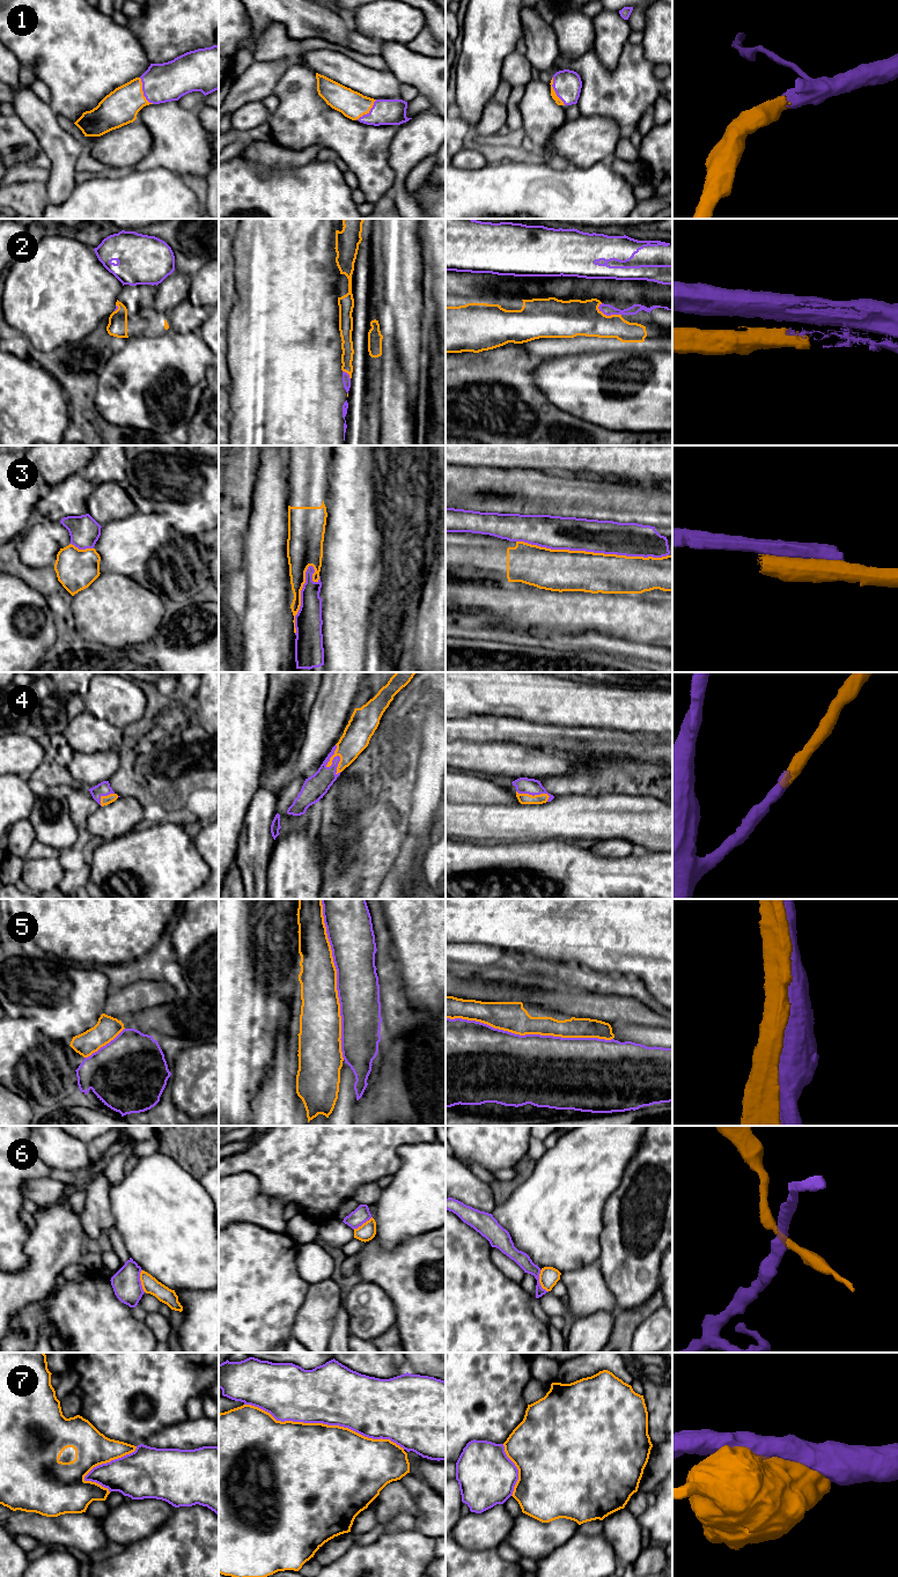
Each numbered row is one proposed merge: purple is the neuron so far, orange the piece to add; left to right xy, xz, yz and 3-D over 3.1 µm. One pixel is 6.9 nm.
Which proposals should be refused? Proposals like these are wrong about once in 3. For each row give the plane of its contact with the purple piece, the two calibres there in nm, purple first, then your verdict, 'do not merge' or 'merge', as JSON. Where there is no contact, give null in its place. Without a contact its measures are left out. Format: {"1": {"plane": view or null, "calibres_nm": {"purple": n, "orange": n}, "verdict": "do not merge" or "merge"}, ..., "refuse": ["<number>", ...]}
{"1": {"plane": "xy", "calibres_nm": {"purple": 280, "orange": 240}, "verdict": "merge"}, "2": {"plane": "yz", "calibres_nm": {"purple": 80, "orange": 260}, "verdict": "do not merge"}, "3": {"plane": "yz", "calibres_nm": {"purple": 240, "orange": 280}, "verdict": "do not merge"}, "4": {"plane": "xz", "calibres_nm": {"purple": 160, "orange": 190}, "verdict": "merge"}, "5": {"plane": "yz", "calibres_nm": {"purple": 480, "orange": 200}, "verdict": "do not merge"}, "6": {"plane": "yz", "calibres_nm": {"purple": 100, "orange": 140}, "verdict": "do not merge"}, "7": {"plane": "xz", "calibres_nm": {"purple": 420, "orange": 500}, "verdict": "do not merge"}, "refuse": ["2", "3", "5", "6", "7"]}

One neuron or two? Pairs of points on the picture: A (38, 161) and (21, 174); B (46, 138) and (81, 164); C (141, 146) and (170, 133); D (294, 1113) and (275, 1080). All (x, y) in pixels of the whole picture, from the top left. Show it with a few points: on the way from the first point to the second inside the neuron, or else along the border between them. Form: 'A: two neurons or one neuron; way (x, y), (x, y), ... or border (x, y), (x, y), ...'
A: two neurons; border (24, 164), (49, 169)
B: two neurons; border (82, 141), (82, 152), (75, 164), (76, 172)
C: two neurons; border (138, 118), (151, 134), (152, 148), (137, 164)
D: one neuron; way (286, 1105), (278, 1097), (278, 1088)

